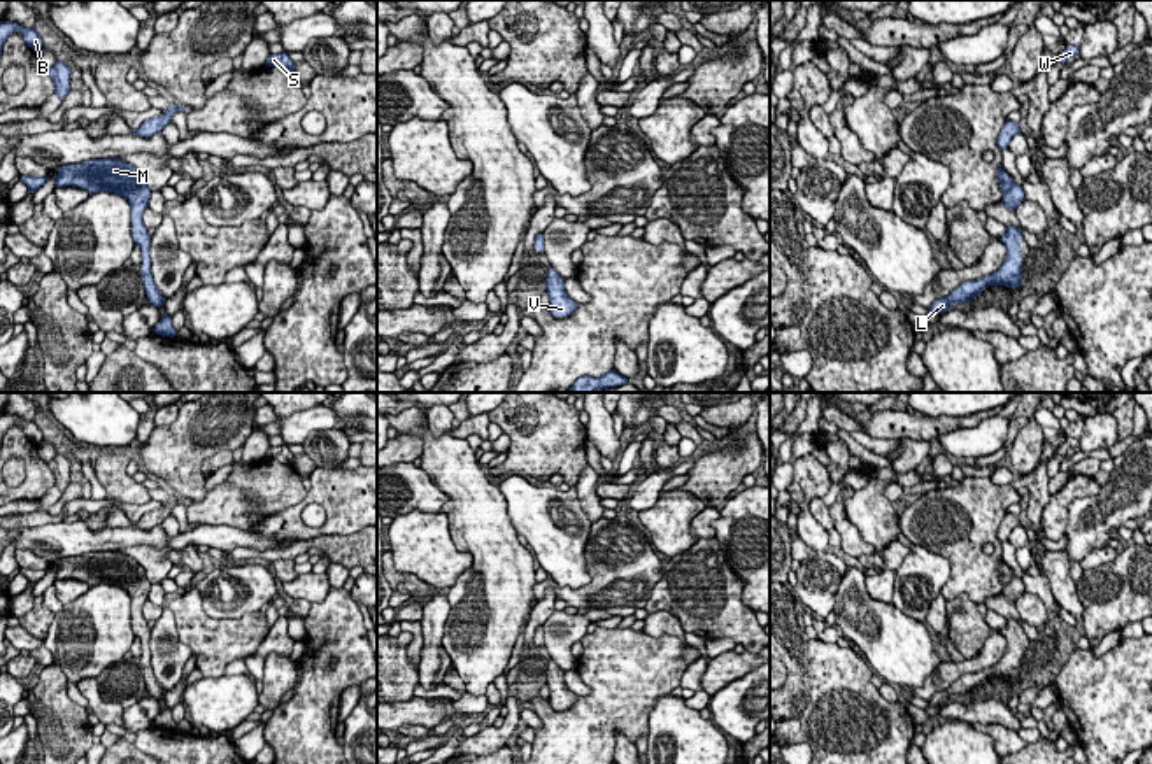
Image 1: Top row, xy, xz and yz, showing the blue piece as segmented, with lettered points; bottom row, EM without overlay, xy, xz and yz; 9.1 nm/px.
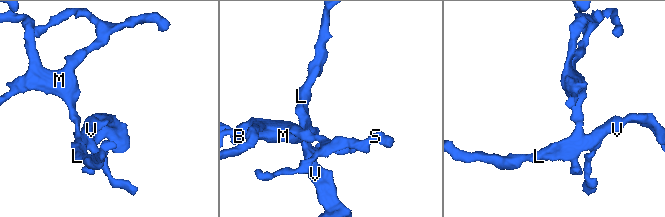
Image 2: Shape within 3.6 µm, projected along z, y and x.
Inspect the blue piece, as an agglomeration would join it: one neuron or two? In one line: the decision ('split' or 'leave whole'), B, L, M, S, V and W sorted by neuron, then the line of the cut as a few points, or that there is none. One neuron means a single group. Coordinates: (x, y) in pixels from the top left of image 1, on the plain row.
leave whole; groups B L M S V W; cut none

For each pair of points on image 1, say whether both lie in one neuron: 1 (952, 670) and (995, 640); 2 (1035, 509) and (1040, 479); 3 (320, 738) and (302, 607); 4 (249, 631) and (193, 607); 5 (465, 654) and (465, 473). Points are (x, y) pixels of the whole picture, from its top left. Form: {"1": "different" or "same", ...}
{"1": "same", "2": "same", "3": "different", "4": "same", "5": "same"}

